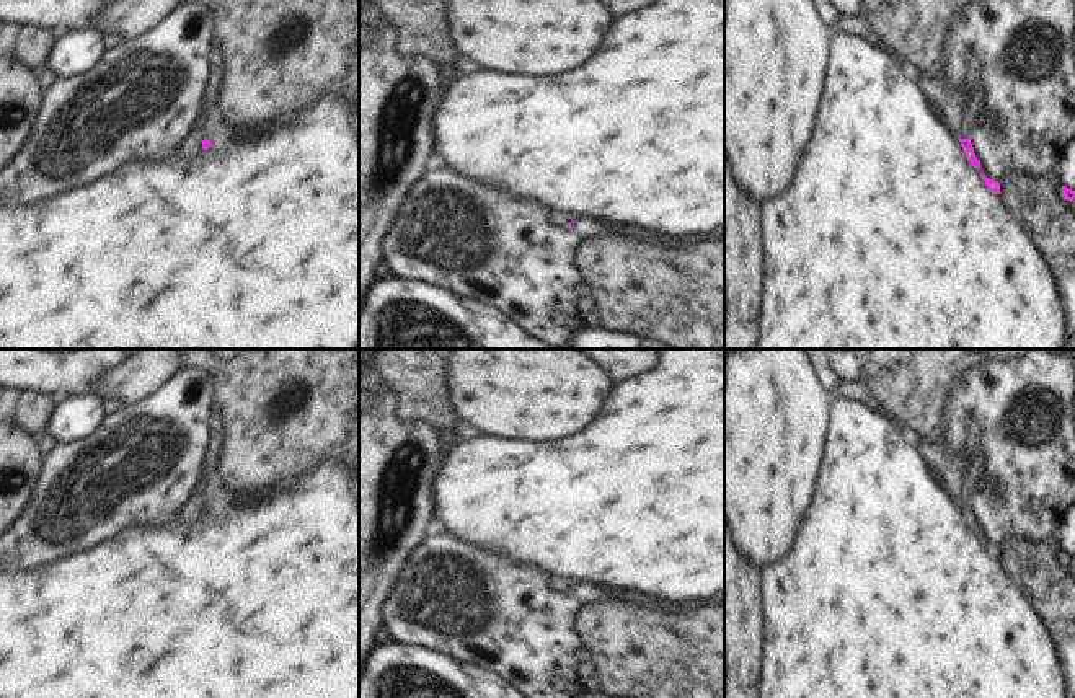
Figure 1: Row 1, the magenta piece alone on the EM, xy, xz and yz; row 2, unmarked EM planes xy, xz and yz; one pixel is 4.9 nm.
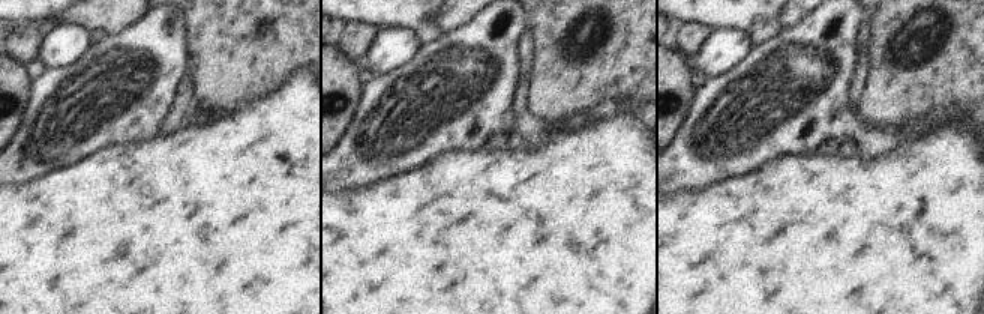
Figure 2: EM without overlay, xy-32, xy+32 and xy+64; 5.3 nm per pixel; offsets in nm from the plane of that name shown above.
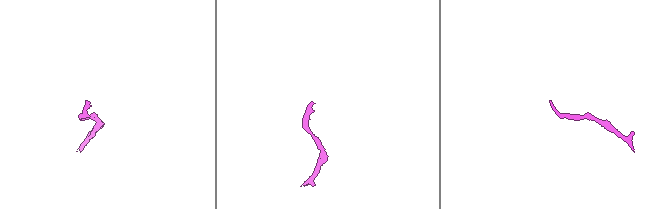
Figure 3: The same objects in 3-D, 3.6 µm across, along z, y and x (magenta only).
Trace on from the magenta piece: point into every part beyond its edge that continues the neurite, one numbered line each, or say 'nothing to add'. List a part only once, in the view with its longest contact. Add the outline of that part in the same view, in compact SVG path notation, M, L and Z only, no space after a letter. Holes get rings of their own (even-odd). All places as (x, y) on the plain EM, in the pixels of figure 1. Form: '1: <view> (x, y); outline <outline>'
1: yz (976, 462); outline M984 440L977 442L975 448L969 455L967 468L964 471L964 484L959 496L959 504L971 504L974 491L985 466Z

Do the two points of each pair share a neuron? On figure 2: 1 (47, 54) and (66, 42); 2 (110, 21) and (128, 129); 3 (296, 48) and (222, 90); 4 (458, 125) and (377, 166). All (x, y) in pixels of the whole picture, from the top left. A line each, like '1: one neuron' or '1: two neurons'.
1: one neuron
2: two neurons
3: one neuron
4: one neuron

